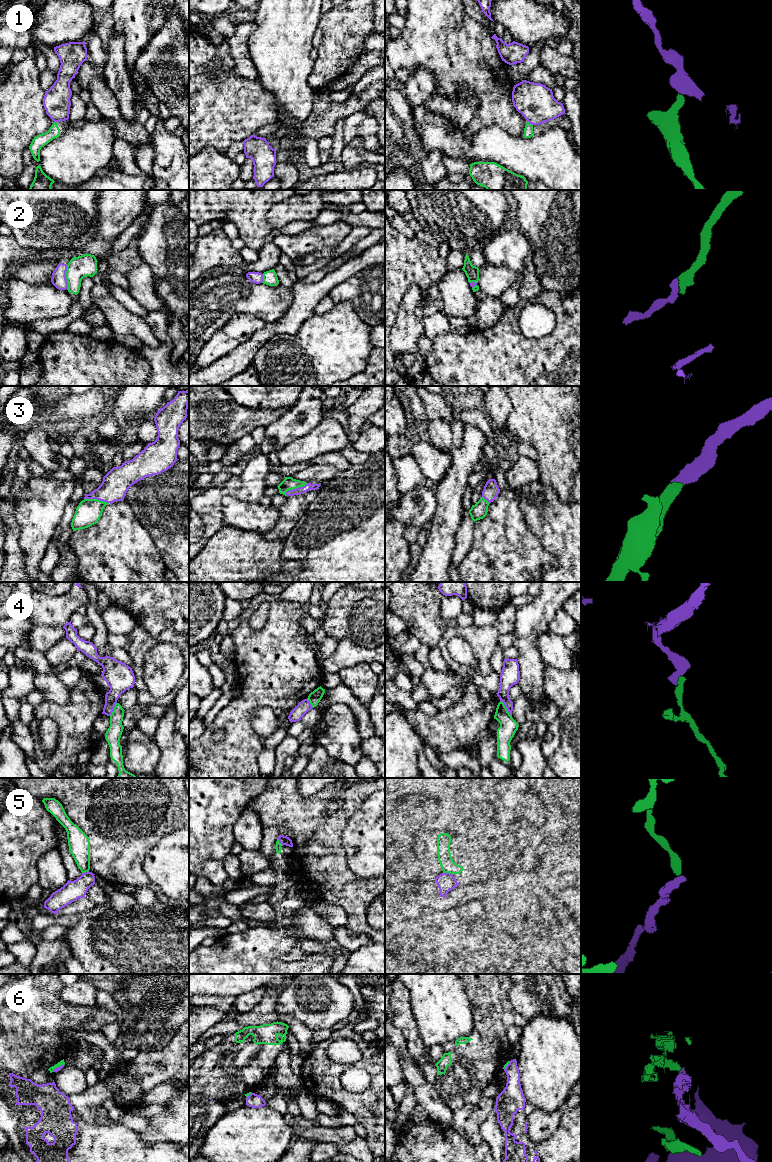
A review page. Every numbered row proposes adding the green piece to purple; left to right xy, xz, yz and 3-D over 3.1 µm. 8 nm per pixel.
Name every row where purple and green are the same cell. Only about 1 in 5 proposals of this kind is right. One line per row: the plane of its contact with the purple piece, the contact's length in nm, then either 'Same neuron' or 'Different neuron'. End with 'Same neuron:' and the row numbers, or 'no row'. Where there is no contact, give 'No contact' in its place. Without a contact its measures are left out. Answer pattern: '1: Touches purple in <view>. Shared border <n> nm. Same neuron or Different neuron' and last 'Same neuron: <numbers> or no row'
1: Touches purple in yz. Shared border 60 nm. Different neuron
2: Touches purple in xy. Shared border 190 nm. Different neuron
3: Touches purple in xz. Shared border 220 nm. Same neuron
4: Touches purple in yz. Shared border 160 nm. Different neuron
5: Touches purple in yz. Shared border 70 nm. Different neuron
6: Touches purple in xy. Shared border 110 nm. Different neuron
Same neuron: 3

